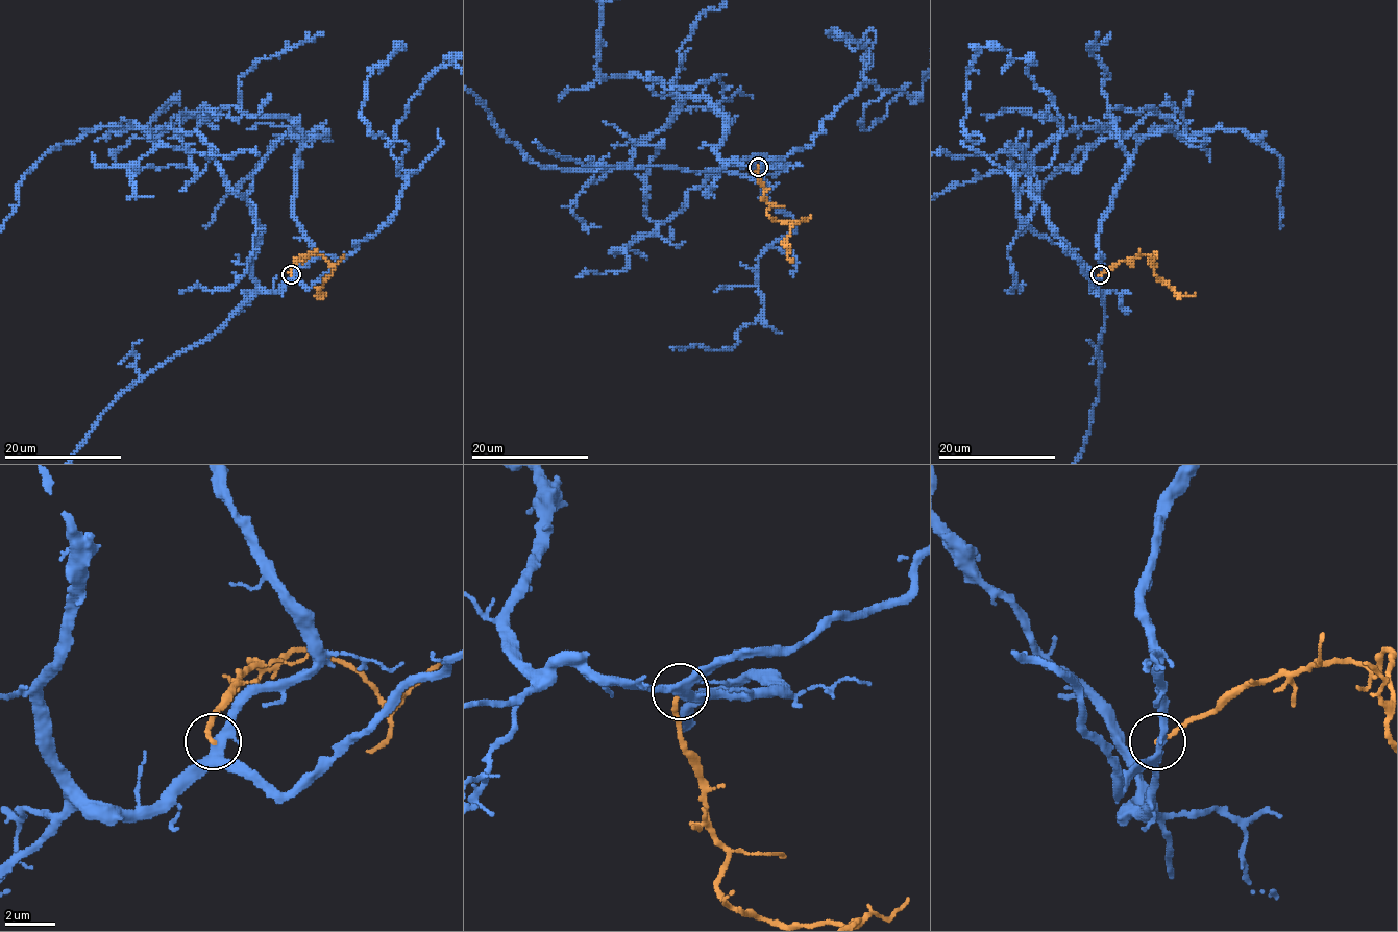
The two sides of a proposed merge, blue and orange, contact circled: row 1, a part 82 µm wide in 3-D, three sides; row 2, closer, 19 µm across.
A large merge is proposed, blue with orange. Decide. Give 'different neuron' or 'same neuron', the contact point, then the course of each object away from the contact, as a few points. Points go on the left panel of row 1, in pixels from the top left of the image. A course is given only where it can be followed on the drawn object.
different neuron; place (291, 274); course blue (292, 274), (277, 289), (258, 285), (258, 222), (195, 132), (101, 125), (54, 146), (18, 186); course orange (292, 274), (292, 267), (300, 255), (319, 254), (329, 263), (333, 273), (324, 280), (319, 295), (324, 292)

